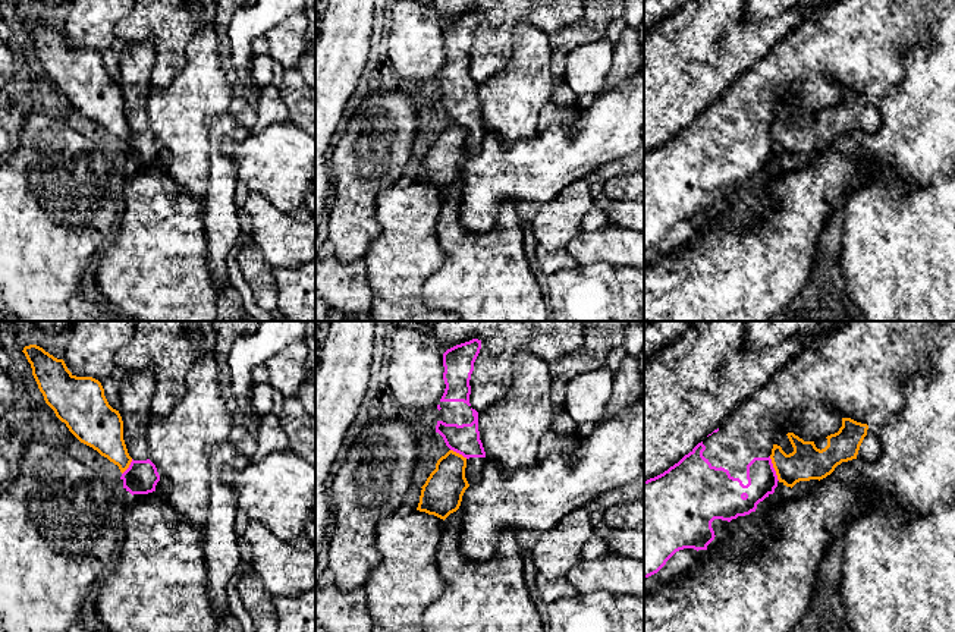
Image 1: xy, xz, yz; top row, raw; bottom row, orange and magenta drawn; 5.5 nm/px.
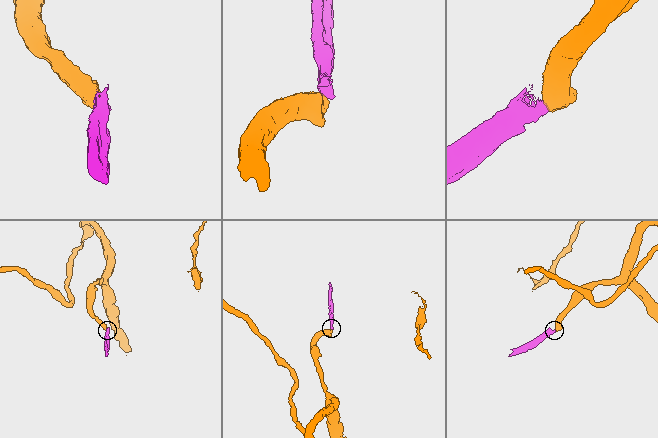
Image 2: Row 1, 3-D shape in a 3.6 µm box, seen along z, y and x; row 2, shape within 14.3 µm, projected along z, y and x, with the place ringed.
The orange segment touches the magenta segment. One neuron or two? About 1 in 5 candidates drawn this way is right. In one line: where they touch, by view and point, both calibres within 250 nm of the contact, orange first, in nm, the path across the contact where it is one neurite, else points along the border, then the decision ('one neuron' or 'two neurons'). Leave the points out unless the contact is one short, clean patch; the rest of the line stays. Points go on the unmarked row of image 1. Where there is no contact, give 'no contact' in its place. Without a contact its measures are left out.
yz (773, 138) | 190/160 nm | along yz (769, 128), (779, 151) | two neurons

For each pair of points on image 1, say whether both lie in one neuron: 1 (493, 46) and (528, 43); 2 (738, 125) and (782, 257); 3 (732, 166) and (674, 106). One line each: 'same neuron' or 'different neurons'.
1: different neurons
2: different neurons
3: different neurons

